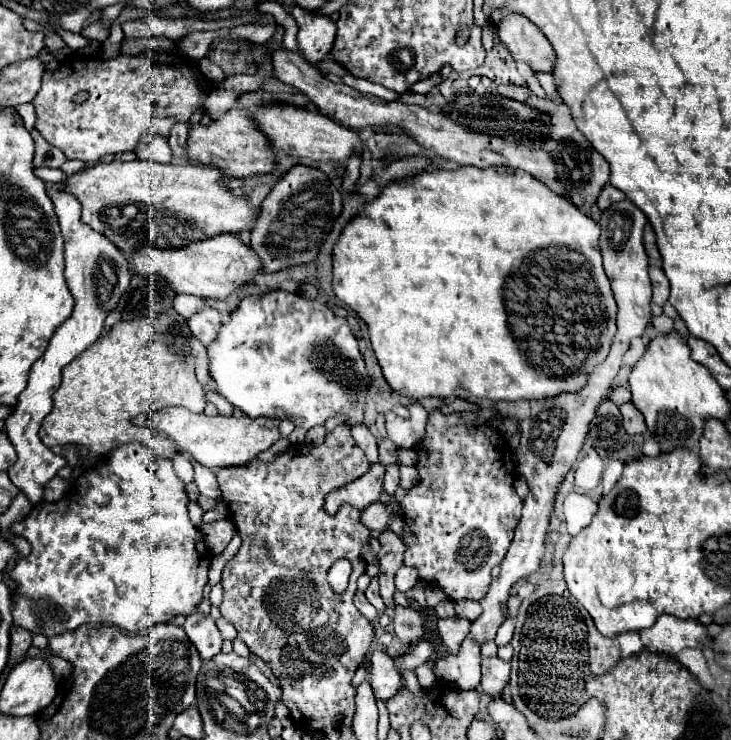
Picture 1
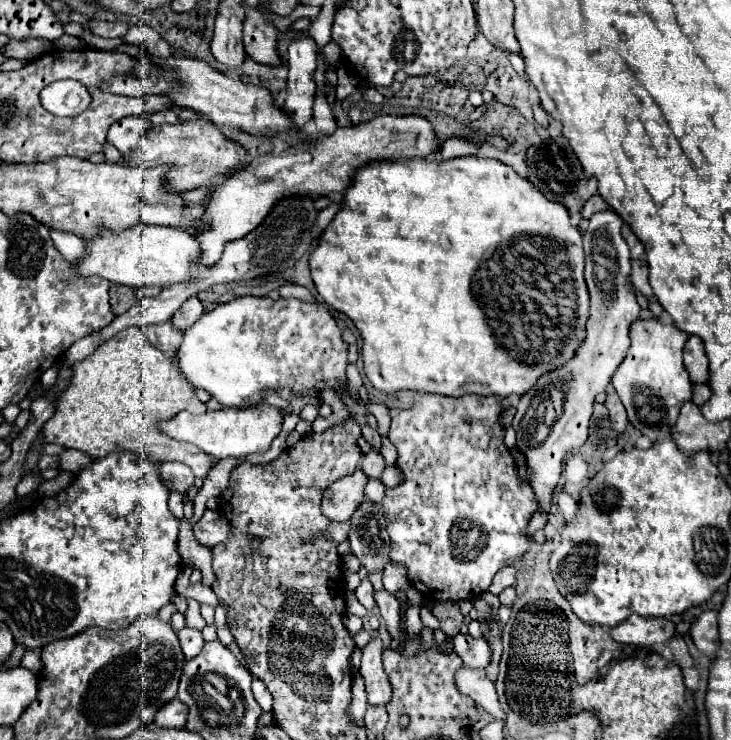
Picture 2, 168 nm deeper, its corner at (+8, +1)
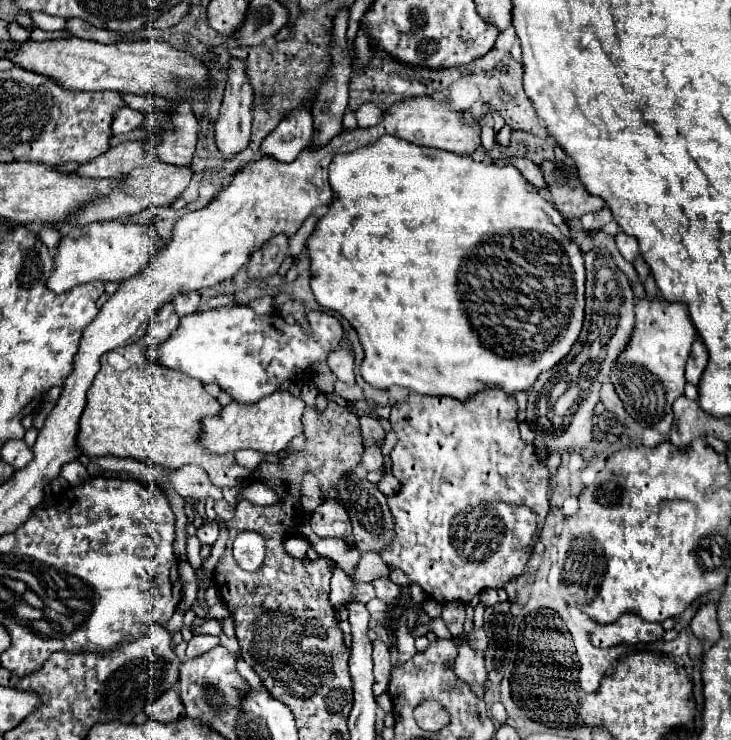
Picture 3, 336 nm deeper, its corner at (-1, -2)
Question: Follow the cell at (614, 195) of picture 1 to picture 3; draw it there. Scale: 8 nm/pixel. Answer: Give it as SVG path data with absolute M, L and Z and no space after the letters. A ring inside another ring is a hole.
M604 207L602 211L596 211L596 213L588 213L582 217L582 225L586 231L592 231L592 229L600 229L604 227L606 223L612 221L612 213L608 207Z

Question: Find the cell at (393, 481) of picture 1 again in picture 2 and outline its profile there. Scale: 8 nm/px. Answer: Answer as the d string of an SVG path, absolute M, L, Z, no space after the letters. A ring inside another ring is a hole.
M371 450L369 454L363 456L363 462L361 462L361 470L369 476L369 478L379 478L385 470L385 460L379 452Z

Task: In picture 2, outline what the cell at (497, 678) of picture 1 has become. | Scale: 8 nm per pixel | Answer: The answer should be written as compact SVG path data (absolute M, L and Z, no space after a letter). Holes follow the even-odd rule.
M457 634L453 640L453 650L463 658L463 662L473 668L473 670L483 670L491 664L491 648L487 640L483 638L473 638L473 636L463 636Z

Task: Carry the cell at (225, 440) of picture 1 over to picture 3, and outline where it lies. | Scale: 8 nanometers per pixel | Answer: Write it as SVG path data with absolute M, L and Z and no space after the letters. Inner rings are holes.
M274 391L258 403L238 403L232 401L220 411L220 415L206 417L200 443L212 453L232 453L238 449L254 449L260 453L280 453L286 451L296 435L302 433L302 411L306 403L300 397L294 397L290 391Z

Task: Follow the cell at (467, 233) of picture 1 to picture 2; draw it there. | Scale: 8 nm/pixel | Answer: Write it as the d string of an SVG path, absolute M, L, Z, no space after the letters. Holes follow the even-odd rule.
M463 156L447 162L407 158L375 162L355 174L351 188L345 194L343 206L325 228L317 250L311 254L309 266L311 278L323 300L331 308L345 312L361 332L365 376L379 392L393 394L401 390L417 390L455 398L473 392L481 396L507 398L511 394L527 394L535 386L539 376L553 372L555 368L563 366L563 362L569 362L579 346L585 342L585 324L589 320L589 292L583 276L585 252L581 238L583 236L579 228L571 224L569 212L563 204L547 200L527 178L521 178L511 166L503 164L501 160L481 156Z

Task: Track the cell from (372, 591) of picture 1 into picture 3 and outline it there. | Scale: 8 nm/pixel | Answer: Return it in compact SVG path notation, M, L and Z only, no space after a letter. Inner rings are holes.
M358 583L358 585L354 587L354 591L352 591L352 597L350 597L346 603L350 603L350 601L368 603L368 601L374 599L374 597L376 597L376 593L374 593L374 587L372 587L370 583Z

